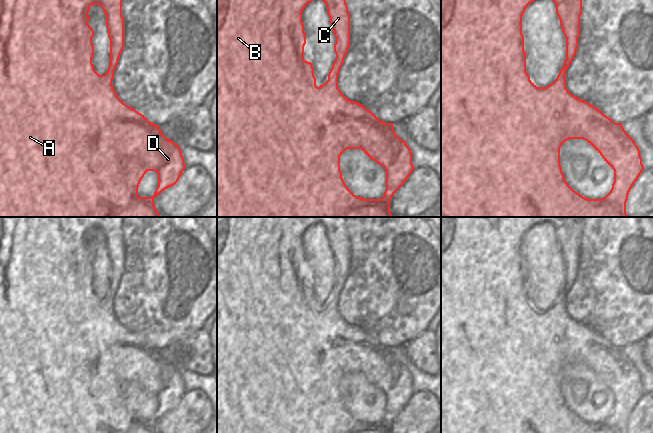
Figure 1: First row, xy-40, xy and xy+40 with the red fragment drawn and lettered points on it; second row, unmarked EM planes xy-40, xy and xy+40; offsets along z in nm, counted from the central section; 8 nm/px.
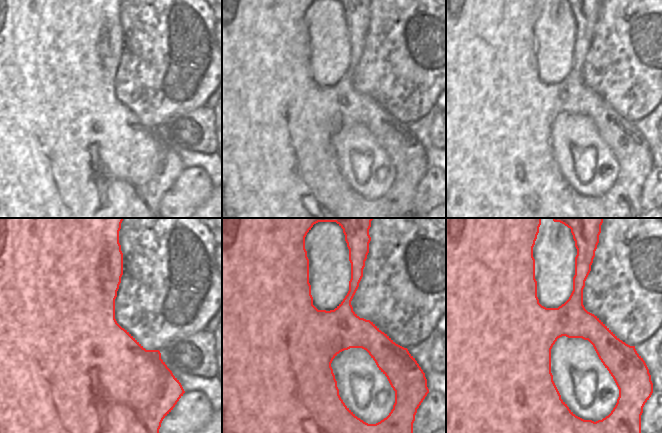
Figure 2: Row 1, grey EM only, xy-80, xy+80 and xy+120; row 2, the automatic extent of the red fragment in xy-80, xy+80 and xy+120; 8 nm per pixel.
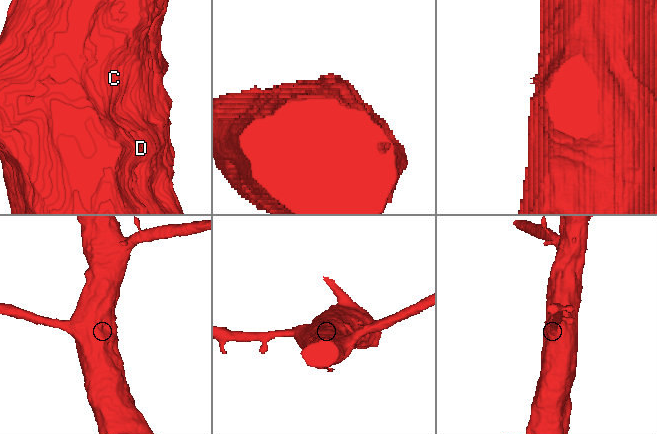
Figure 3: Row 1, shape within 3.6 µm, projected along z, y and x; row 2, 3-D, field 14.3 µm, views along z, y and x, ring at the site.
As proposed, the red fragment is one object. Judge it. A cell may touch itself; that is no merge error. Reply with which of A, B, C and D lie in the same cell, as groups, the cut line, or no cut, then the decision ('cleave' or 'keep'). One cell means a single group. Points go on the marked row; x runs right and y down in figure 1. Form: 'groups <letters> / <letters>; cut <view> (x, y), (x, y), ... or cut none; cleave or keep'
groups A B C D; cut none; keep

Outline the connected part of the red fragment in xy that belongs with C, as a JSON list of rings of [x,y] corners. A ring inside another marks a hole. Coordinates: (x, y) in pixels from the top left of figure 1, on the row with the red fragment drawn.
[[[217,0],[217,217],[393,217],[390,212],[390,200],[392,196],[404,185],[412,171],[415,169],[412,164],[412,152],[406,142],[394,132],[393,124],[381,121],[374,113],[369,111],[363,105],[347,99],[338,88],[338,74],[350,46],[350,14],[348,12],[346,0],[322,0],[326,4],[330,24],[336,38],[336,42],[334,44],[336,58],[328,74],[328,80],[319,87],[316,86],[316,78],[314,76],[312,63],[305,61],[303,58],[306,34],[304,32],[304,24],[302,22],[302,12],[311,1],[313,0]],[[347,149],[361,149],[370,159],[381,165],[386,170],[386,190],[381,199],[363,199],[361,197],[357,197],[346,186],[340,170],[340,156]]]

